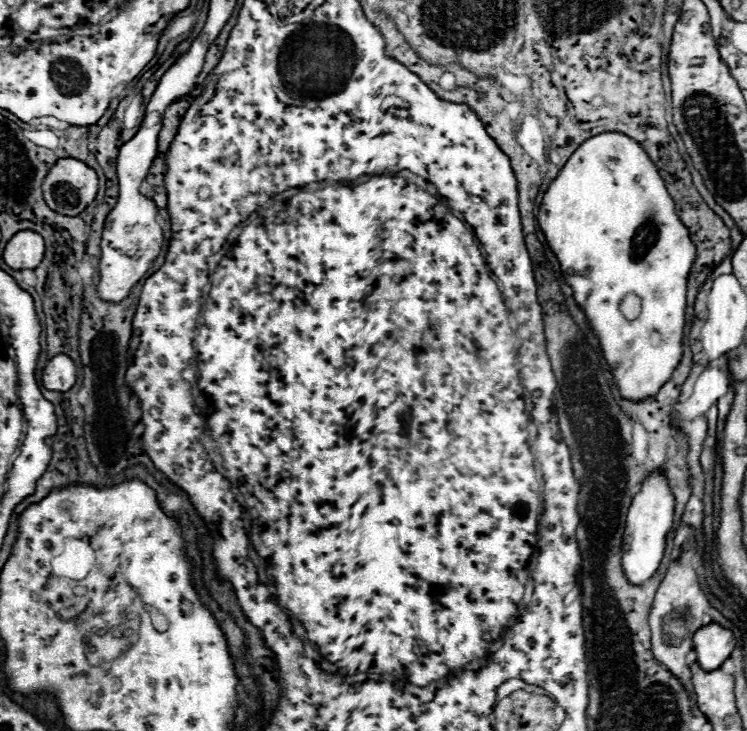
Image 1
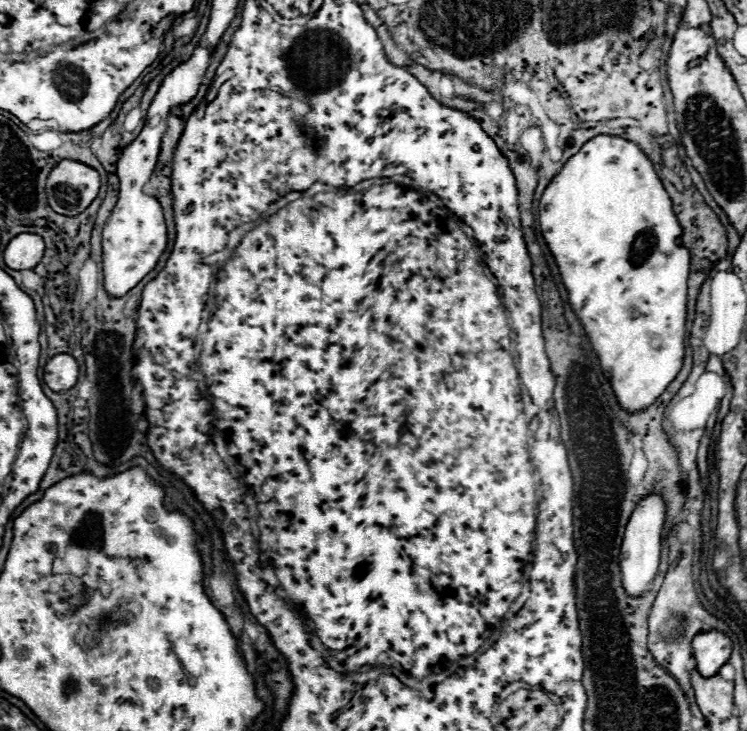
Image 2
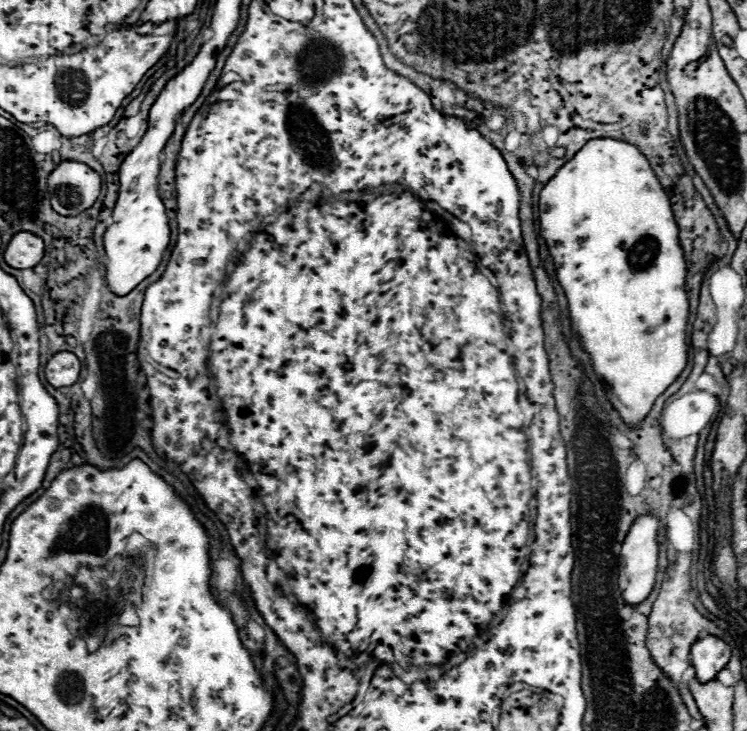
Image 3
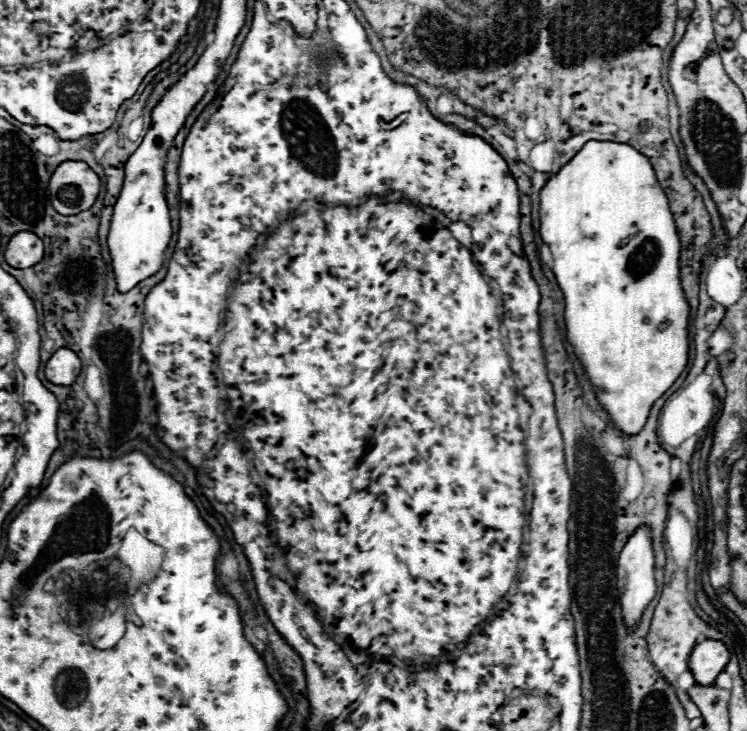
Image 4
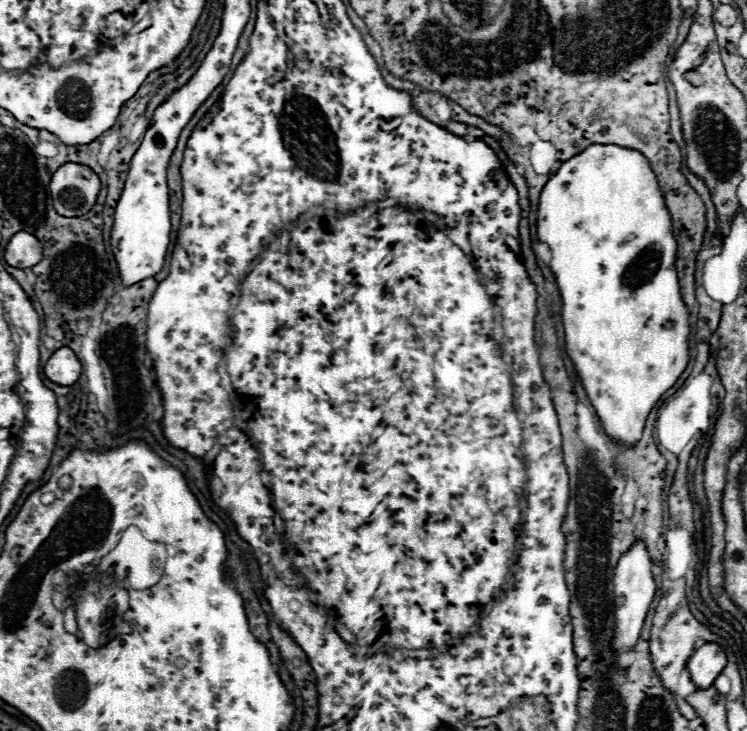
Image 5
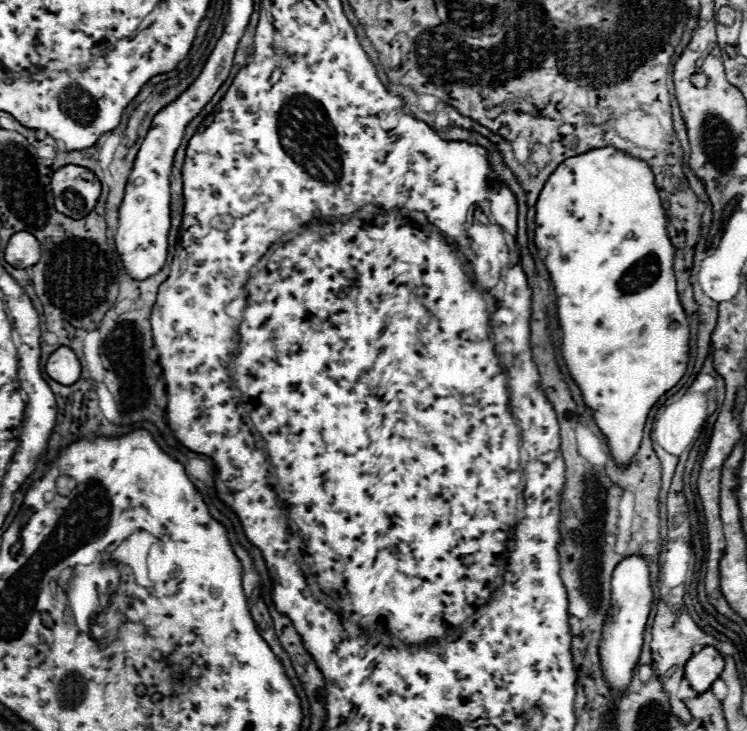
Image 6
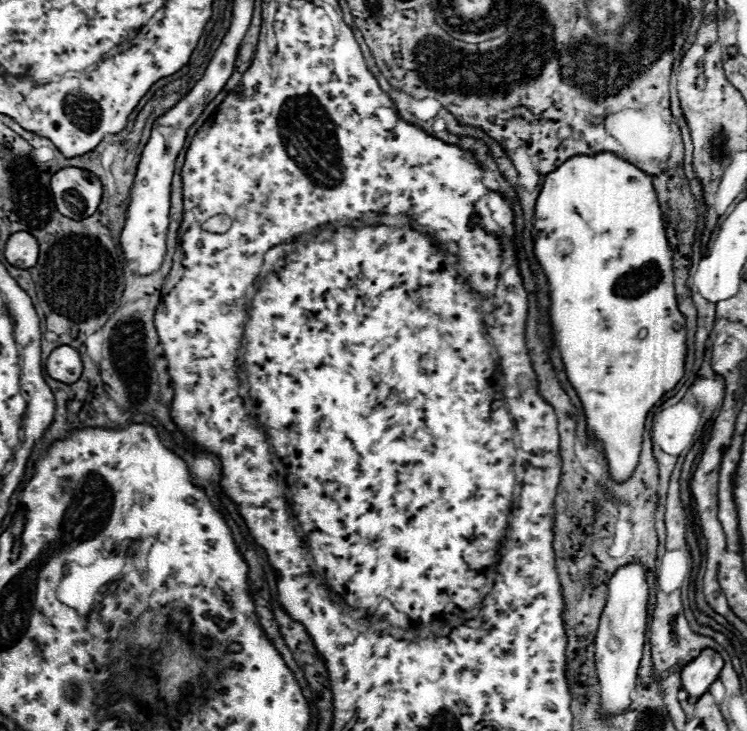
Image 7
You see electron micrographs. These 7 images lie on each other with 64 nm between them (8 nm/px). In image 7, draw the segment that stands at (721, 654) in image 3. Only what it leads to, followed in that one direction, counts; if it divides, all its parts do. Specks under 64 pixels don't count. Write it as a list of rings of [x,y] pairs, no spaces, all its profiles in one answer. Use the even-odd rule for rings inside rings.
[[[706,648],[700,652],[698,658],[694,658],[684,670],[682,670],[682,688],[688,696],[700,698],[708,692],[710,684],[718,680],[718,674],[722,670],[724,662],[718,652]]]

